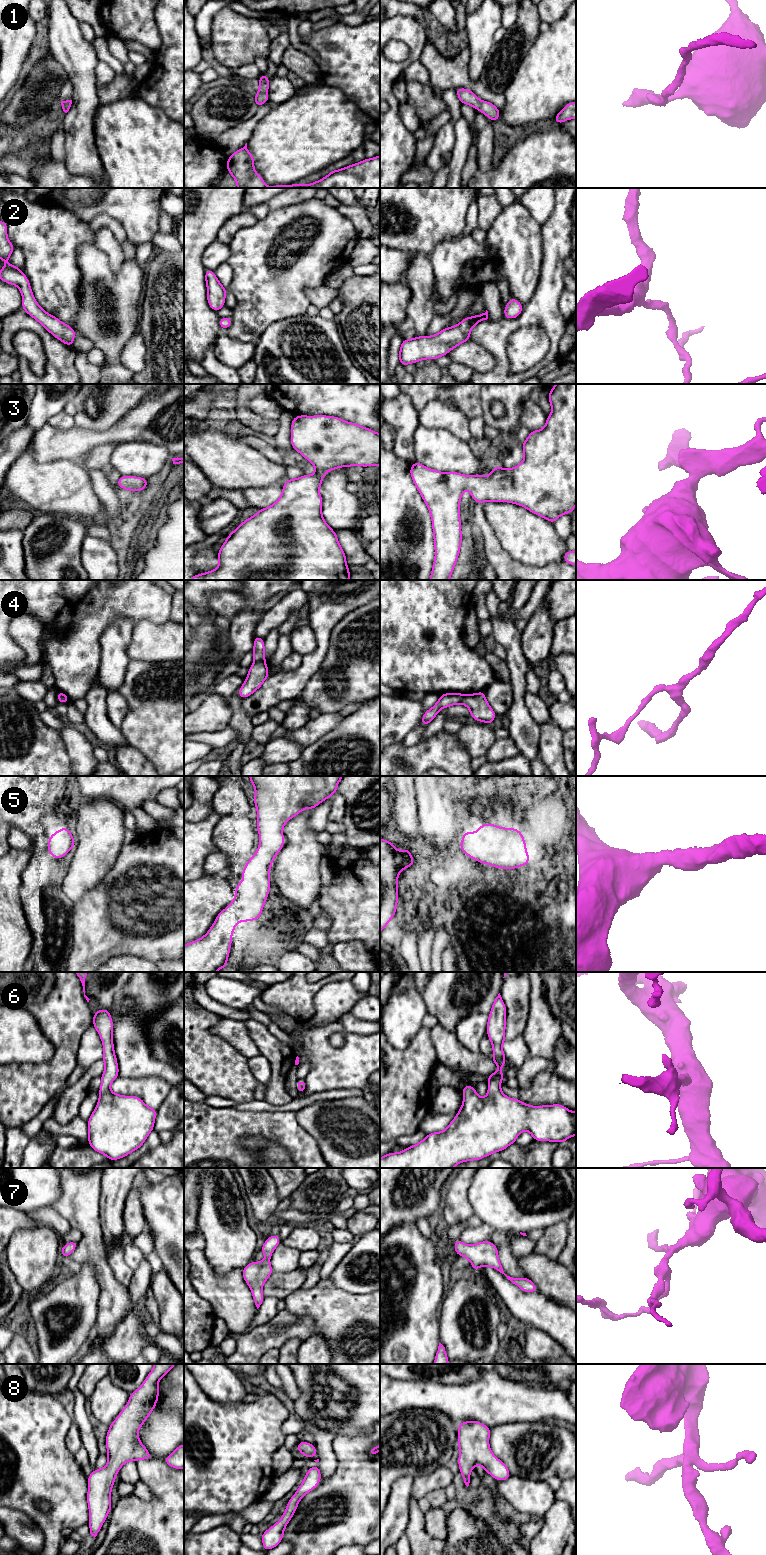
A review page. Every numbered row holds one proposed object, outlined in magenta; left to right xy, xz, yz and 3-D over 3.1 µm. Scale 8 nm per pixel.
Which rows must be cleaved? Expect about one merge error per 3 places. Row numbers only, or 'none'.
4

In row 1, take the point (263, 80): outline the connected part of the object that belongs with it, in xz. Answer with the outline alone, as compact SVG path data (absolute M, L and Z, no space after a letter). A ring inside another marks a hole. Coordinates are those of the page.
M264 73L259 77L259 91L254 97L255 106L261 106L269 100L268 87L272 78L267 78Z

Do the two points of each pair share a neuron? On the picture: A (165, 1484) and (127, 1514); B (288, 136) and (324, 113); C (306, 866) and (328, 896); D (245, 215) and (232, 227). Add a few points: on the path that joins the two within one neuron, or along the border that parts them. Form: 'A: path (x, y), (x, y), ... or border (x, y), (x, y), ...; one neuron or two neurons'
A: path (165, 1497), (150, 1514), (140, 1514); one neuron
B: path (297, 136), (315, 121); one neuron
C: border (321, 886), (317, 898); two neurons
D: path (242, 218), (235, 224); one neuron

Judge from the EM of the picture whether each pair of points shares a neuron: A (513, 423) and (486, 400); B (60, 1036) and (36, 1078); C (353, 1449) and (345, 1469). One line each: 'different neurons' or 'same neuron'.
A: same neuron
B: same neuron
C: same neuron

